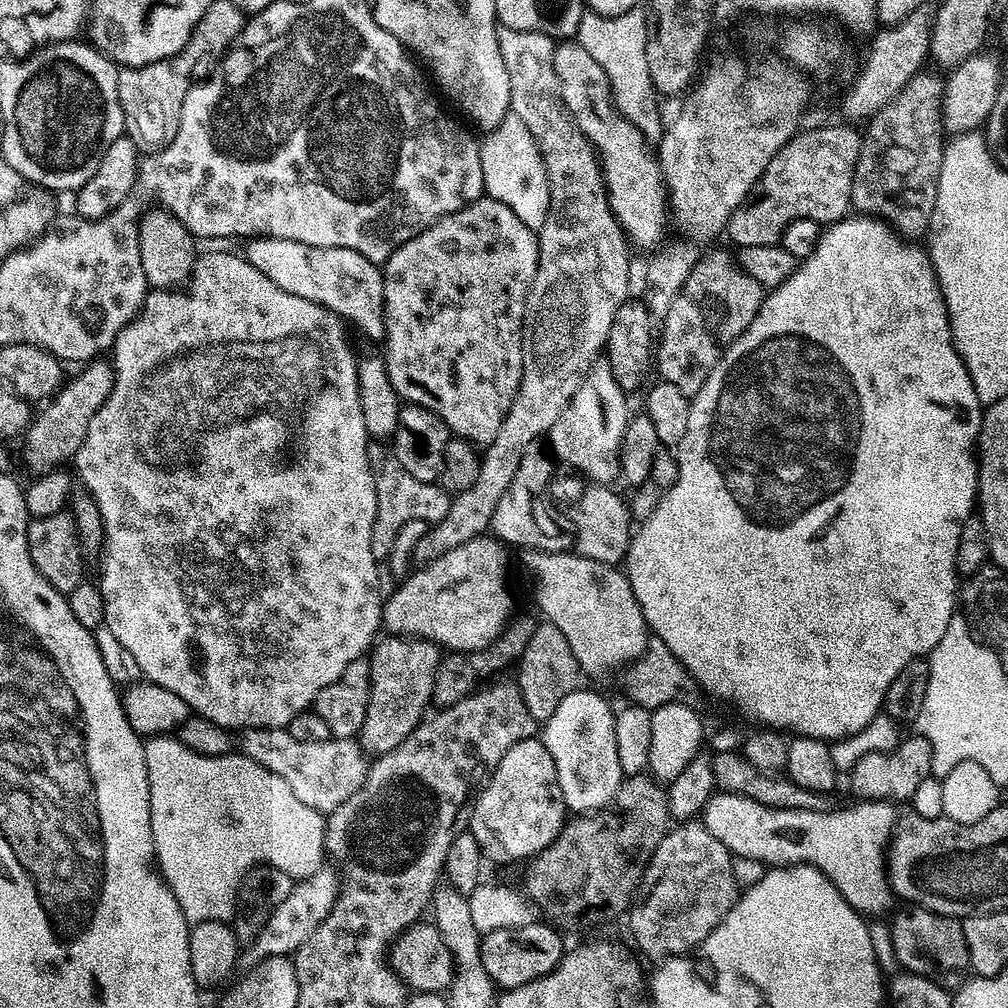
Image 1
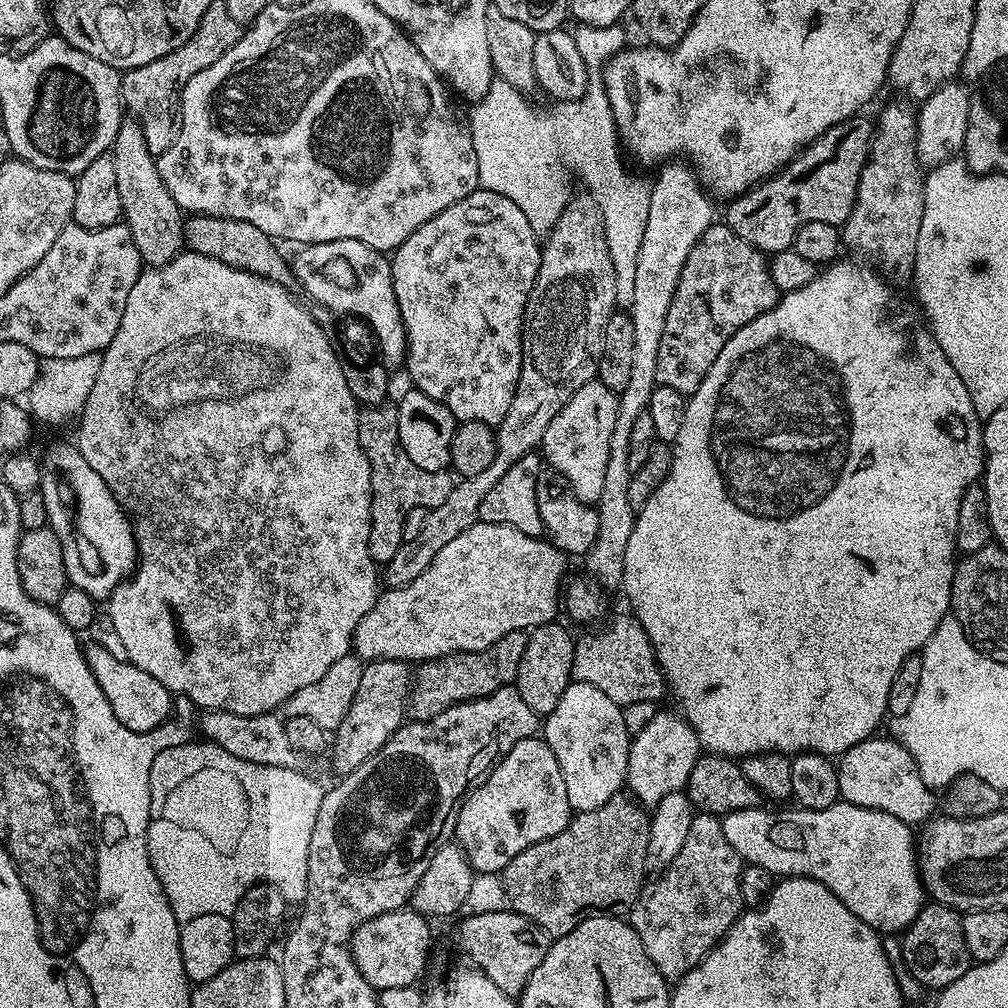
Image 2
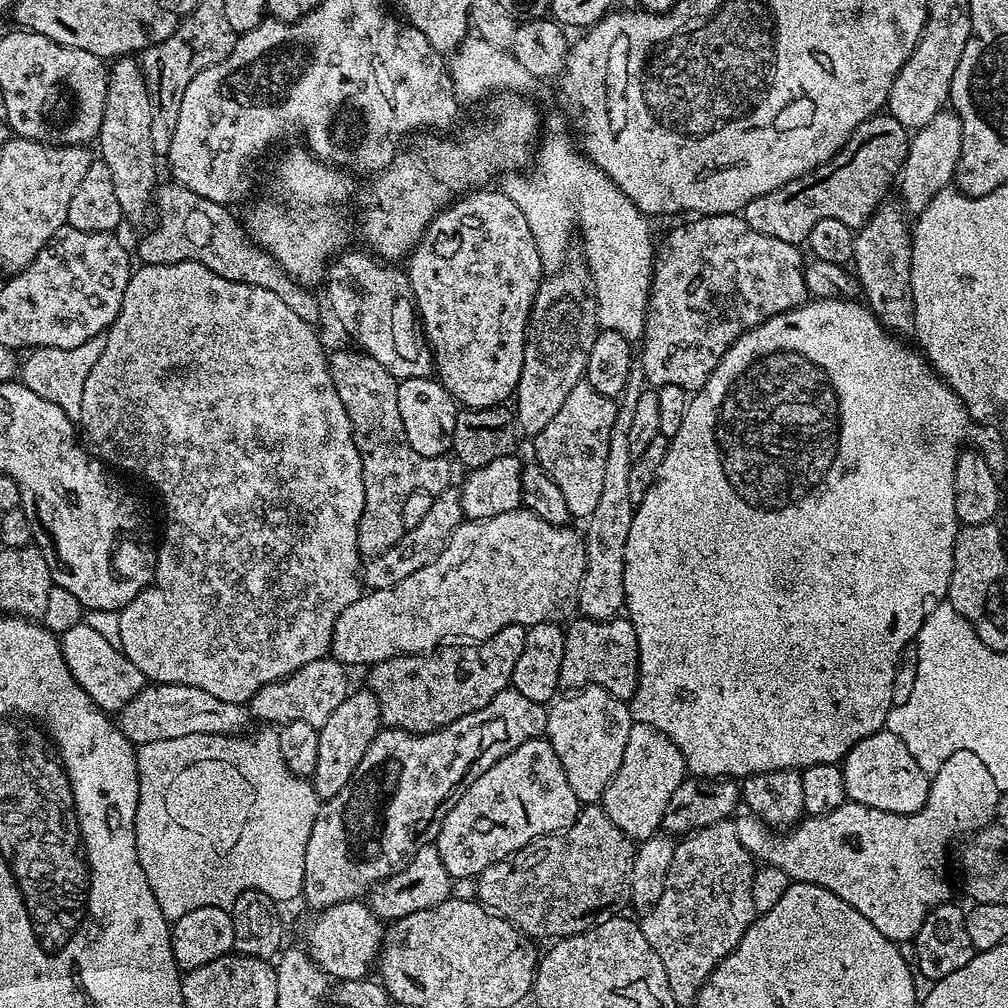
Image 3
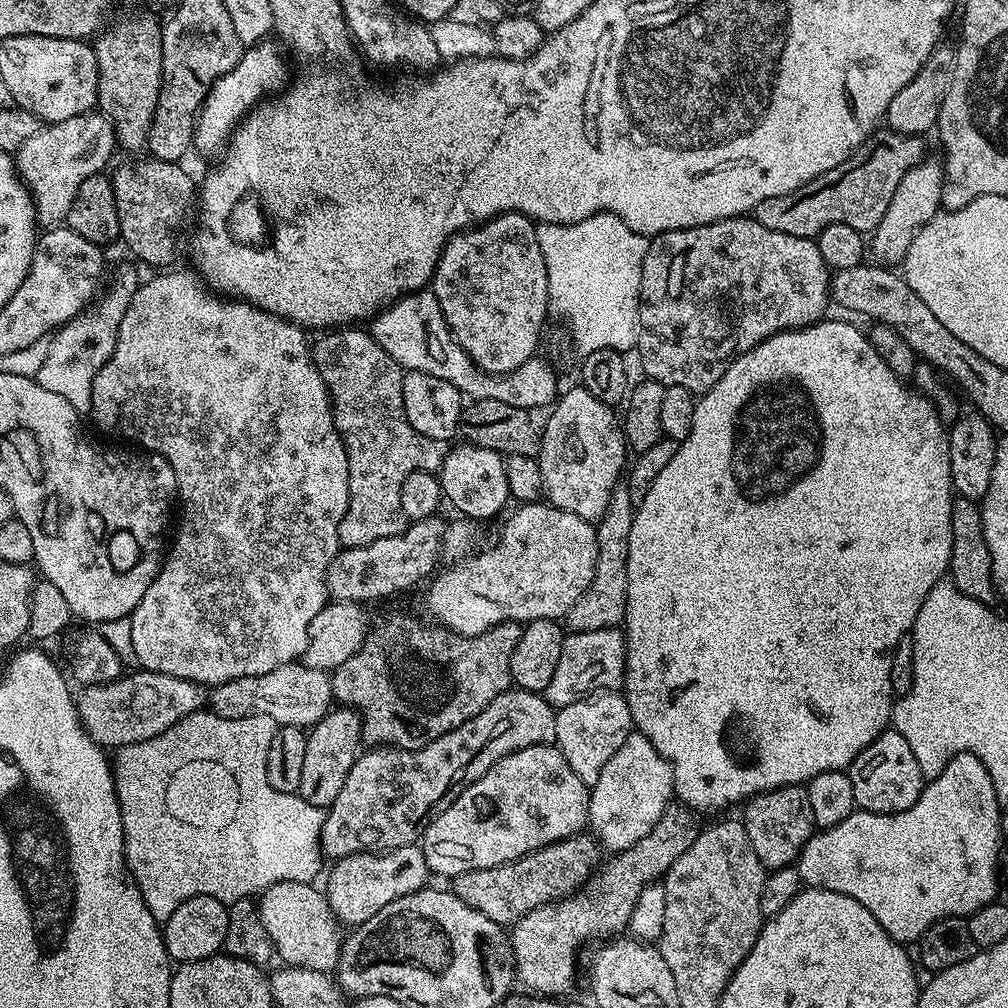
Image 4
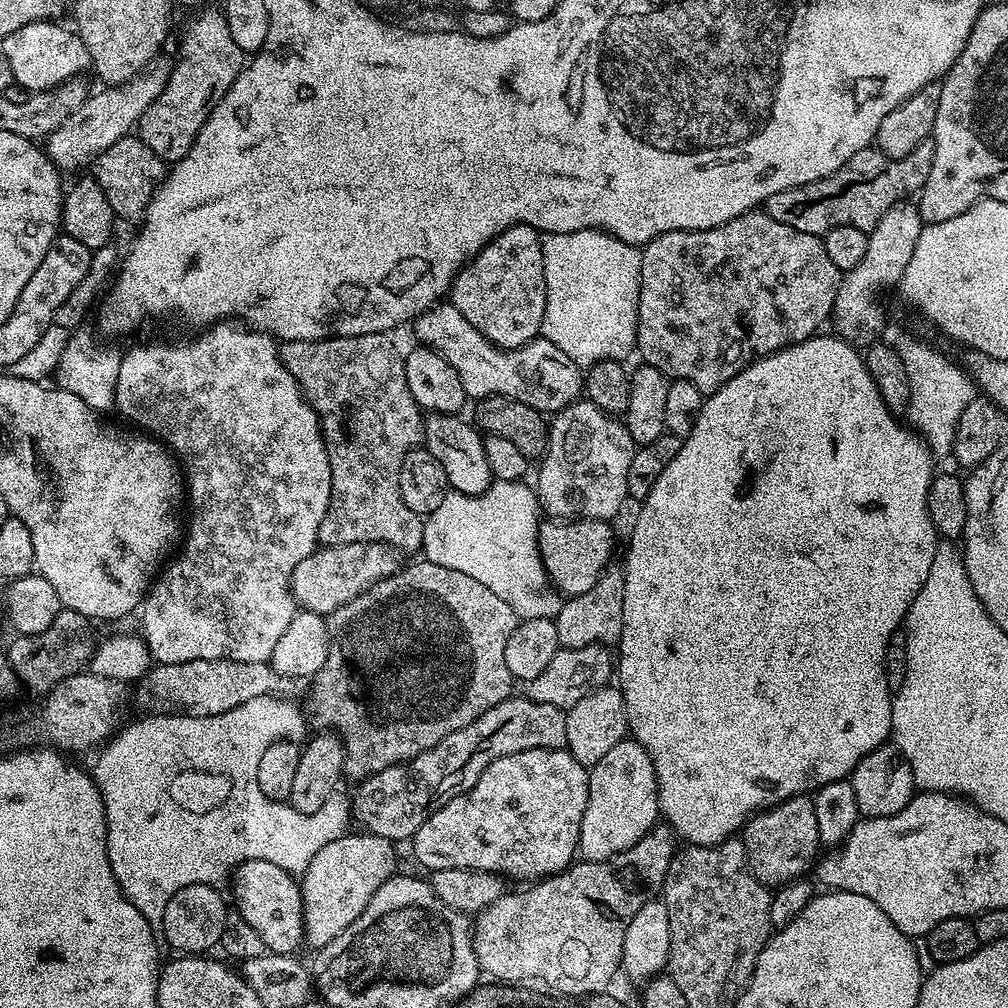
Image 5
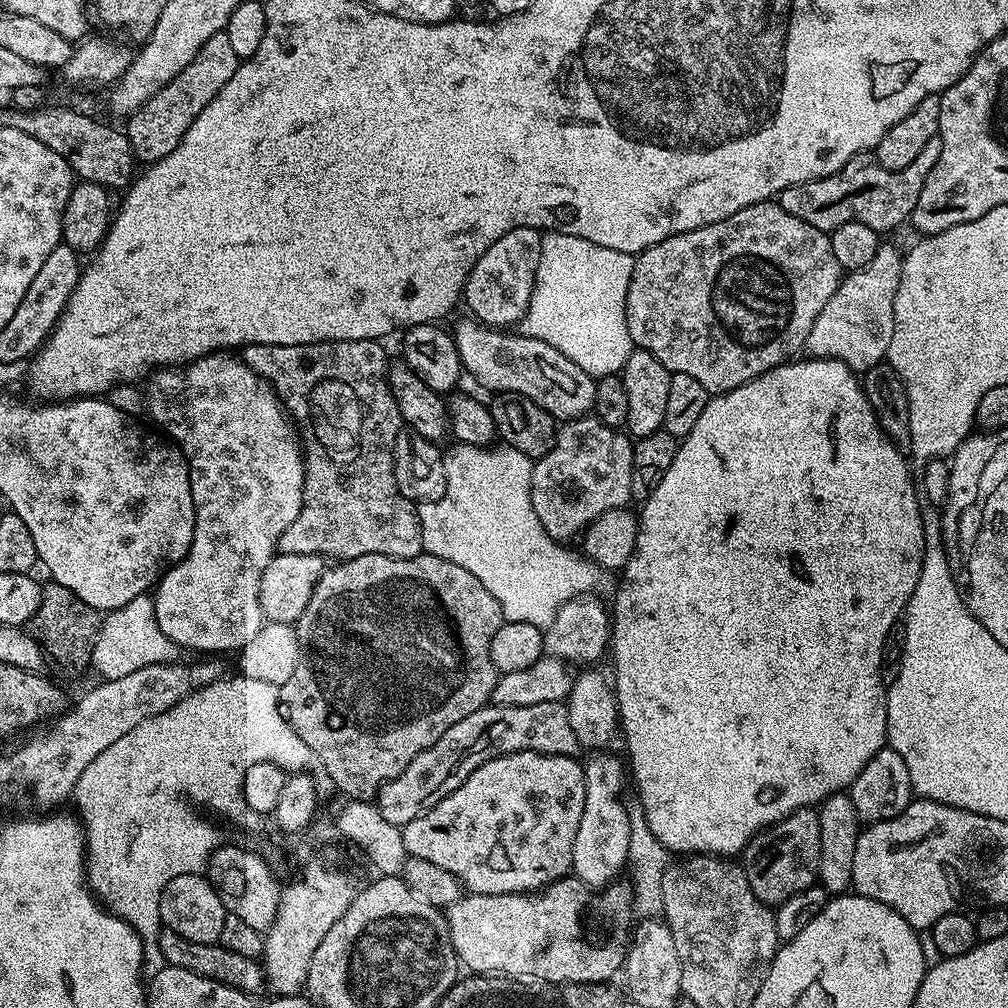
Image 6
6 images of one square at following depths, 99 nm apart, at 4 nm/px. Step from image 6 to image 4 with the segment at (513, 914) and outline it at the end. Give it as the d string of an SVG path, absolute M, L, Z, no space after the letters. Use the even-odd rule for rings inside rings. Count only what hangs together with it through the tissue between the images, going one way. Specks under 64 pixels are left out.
M673 802L666 806L662 818L658 818L658 826L642 838L642 842L634 842L626 850L609 855L606 863L599 870L593 872L587 884L579 892L567 896L564 900L555 900L549 904L538 906L530 910L510 928L510 947L512 950L512 963L515 975L525 984L525 989L542 997L564 998L572 988L572 983L576 980L576 951L583 944L588 944L591 940L595 942L607 942L619 937L627 929L630 922L630 914L634 914L634 906L638 902L639 895L646 886L663 881L664 876L670 870L670 866L690 846L694 846L694 838L698 838L702 827L701 813L696 812L686 804Z

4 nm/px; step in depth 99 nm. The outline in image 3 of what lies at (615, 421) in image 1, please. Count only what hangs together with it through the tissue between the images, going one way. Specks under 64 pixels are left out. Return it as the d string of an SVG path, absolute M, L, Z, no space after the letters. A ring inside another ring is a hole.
M582 382L570 390L566 402L558 409L558 414L546 422L546 426L534 437L536 444L535 463L539 464L562 490L566 498L569 517L587 521L598 507L598 497L602 495L602 478L606 475L606 454L610 450L610 430L616 421L616 400L598 394L587 382Z

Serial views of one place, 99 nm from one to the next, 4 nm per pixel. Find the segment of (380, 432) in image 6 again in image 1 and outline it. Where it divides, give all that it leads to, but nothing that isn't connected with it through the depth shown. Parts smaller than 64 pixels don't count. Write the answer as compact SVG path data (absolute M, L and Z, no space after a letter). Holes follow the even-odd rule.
M376 442L371 445L370 459L372 461L372 477L376 483L376 517L370 550L374 550L374 558L378 562L387 561L392 555L394 538L398 538L398 530L406 526L406 522L424 520L428 525L434 525L446 514L452 505L452 496L440 489L439 483L427 484L418 482L407 470L402 470L402 462L391 451L383 448L383 443Z

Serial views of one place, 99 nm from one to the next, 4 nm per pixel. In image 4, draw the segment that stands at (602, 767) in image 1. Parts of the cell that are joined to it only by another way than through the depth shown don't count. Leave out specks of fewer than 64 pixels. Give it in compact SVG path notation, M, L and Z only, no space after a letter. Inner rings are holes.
M603 690L589 694L578 702L570 702L570 706L559 709L554 722L554 744L560 753L570 762L570 770L582 778L582 782L591 786L598 782L598 774L602 774L602 766L614 758L614 750L626 742L629 732L633 731L632 715L623 695L619 691Z

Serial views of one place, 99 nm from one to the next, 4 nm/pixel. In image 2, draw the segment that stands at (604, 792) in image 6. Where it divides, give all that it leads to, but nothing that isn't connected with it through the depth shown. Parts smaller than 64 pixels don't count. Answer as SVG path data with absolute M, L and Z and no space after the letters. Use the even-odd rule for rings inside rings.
M675 711L649 715L646 726L631 737L628 746L628 779L626 788L645 806L655 806L666 794L681 791L687 785L702 749L696 731Z

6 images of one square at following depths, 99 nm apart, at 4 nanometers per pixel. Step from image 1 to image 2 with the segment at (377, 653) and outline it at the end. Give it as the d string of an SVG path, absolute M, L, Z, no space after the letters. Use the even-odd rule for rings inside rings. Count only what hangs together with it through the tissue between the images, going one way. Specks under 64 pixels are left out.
M370 660L365 663L362 670L362 682L358 682L358 694L354 694L354 702L350 710L346 712L346 718L342 718L342 726L338 726L330 740L330 757L332 756L332 768L341 777L350 775L366 758L378 754L386 742L406 723L408 710L408 694L412 687L414 672L405 661L402 660Z

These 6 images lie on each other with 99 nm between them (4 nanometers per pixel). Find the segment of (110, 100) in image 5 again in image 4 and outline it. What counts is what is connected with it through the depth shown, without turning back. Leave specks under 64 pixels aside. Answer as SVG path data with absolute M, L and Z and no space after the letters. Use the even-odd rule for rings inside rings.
M99 110L57 124L40 126L32 138L26 139L14 152L14 159L16 171L32 195L32 204L36 207L36 218L41 229L54 228L67 221L70 202L74 202L78 186L82 186L86 178L103 173L112 151L117 151L117 148L112 124Z

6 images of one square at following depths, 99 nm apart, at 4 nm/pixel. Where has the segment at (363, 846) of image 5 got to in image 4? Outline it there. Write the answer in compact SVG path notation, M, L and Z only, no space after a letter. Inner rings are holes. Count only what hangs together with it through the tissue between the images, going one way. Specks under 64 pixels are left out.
M419 843L407 844L389 852L359 852L335 861L331 867L326 887L328 905L335 912L337 921L344 926L355 926L374 918L382 906L390 906L390 902L406 894L414 894L430 879L424 850Z

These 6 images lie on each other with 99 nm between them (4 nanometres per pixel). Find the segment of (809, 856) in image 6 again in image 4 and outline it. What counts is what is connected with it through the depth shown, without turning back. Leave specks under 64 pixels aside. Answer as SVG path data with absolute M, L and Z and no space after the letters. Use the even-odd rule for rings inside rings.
M791 784L769 792L759 792L743 805L742 811L744 829L746 834L750 834L750 846L754 846L758 862L762 862L768 870L793 867L806 842L817 831L814 814L810 810L808 789L803 784Z

